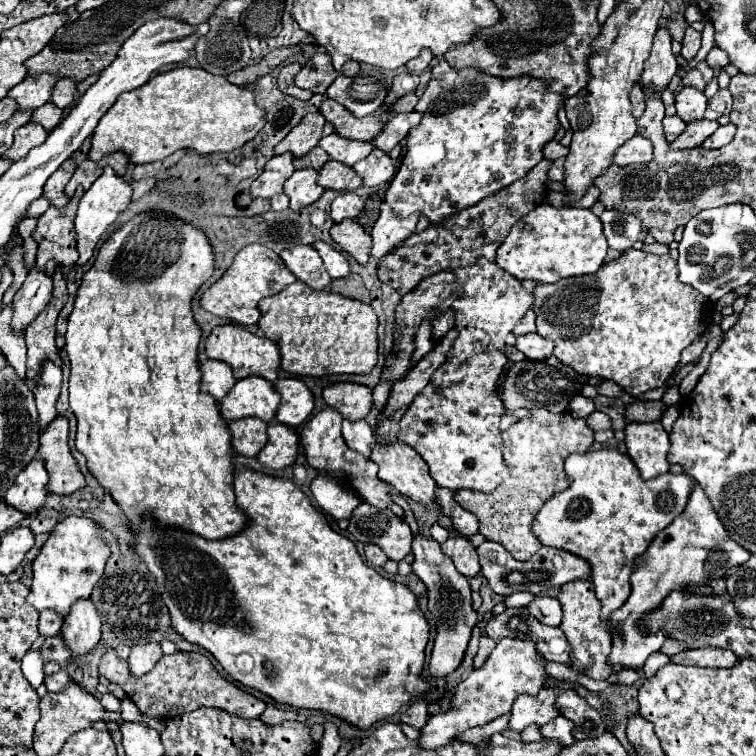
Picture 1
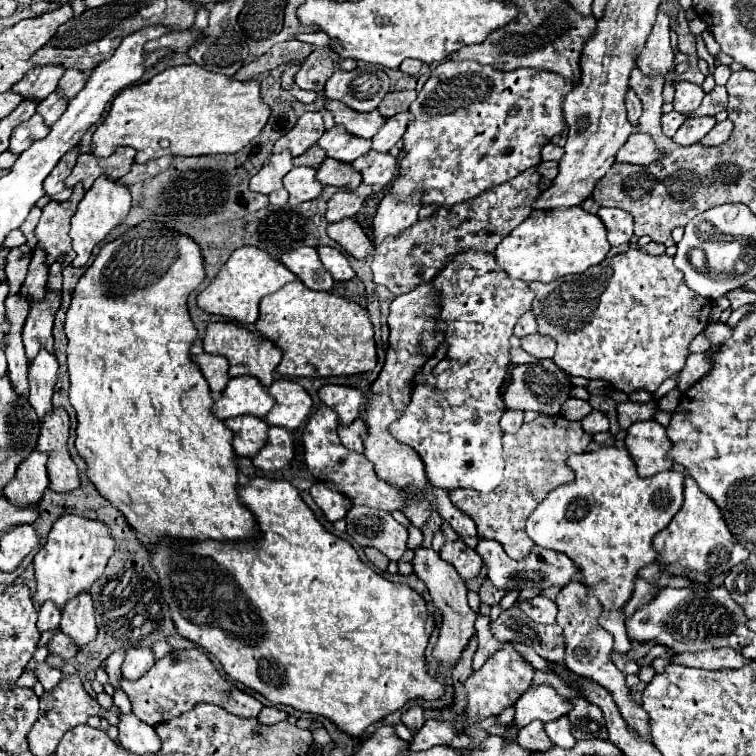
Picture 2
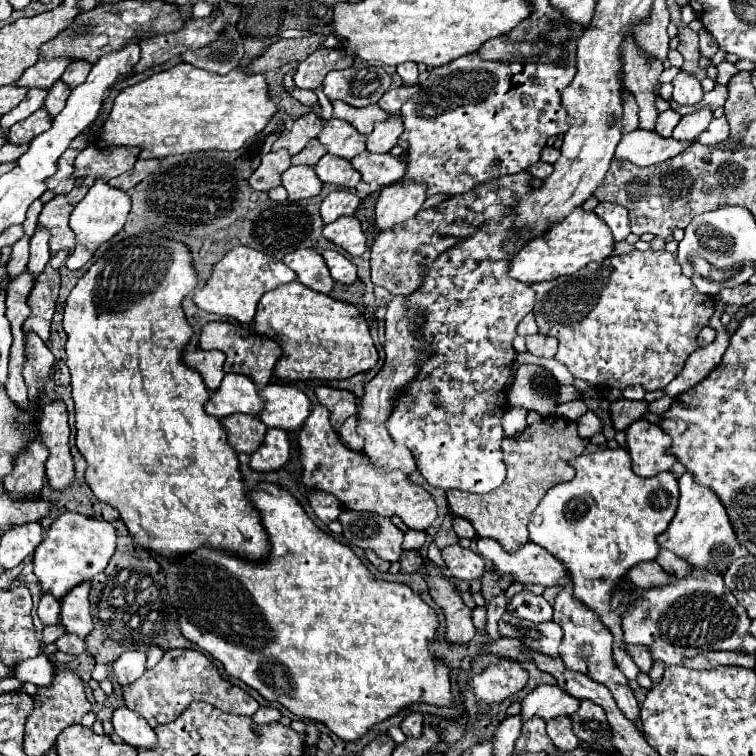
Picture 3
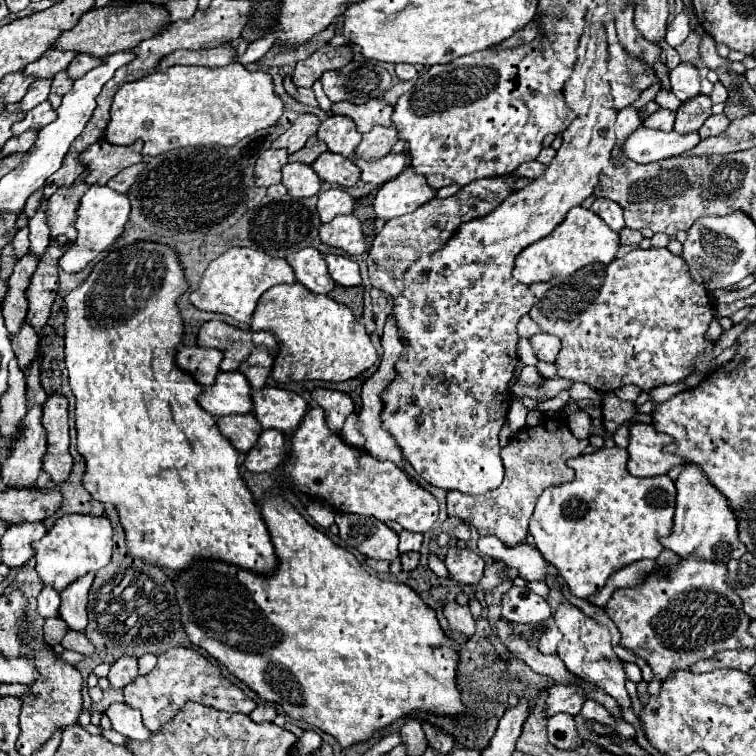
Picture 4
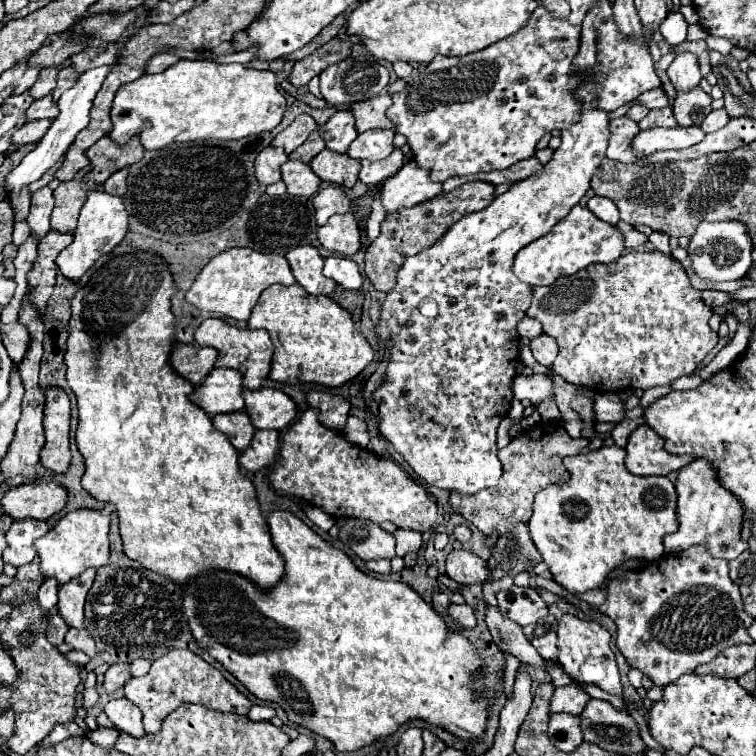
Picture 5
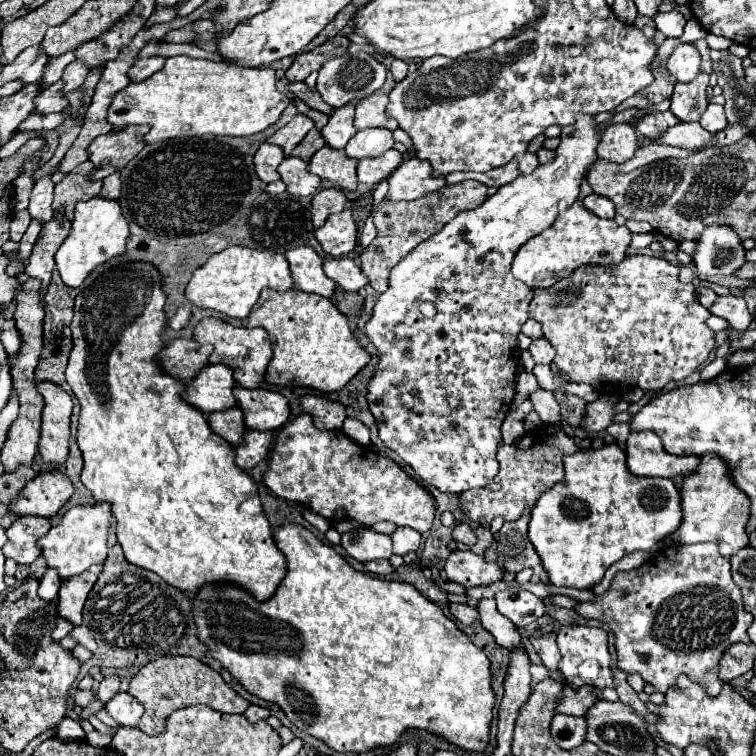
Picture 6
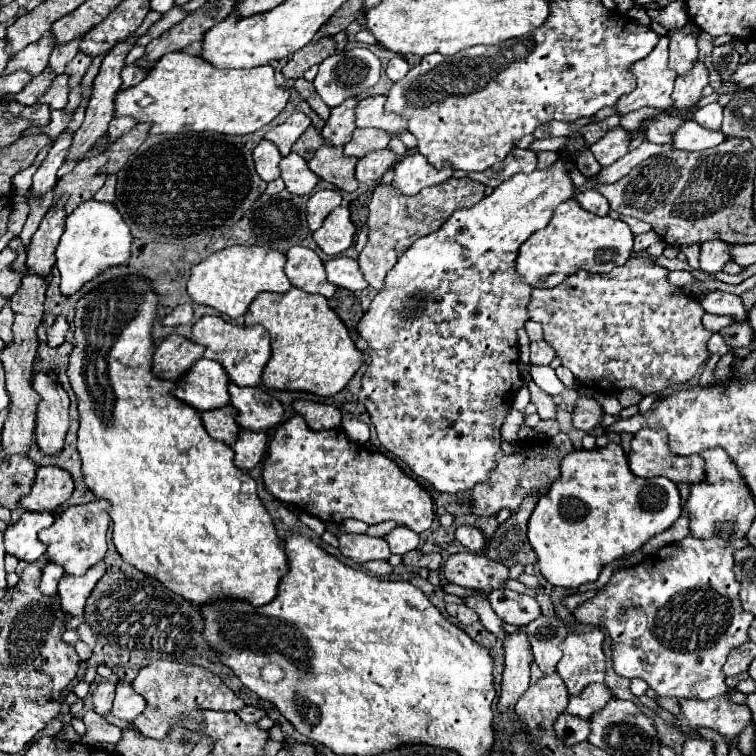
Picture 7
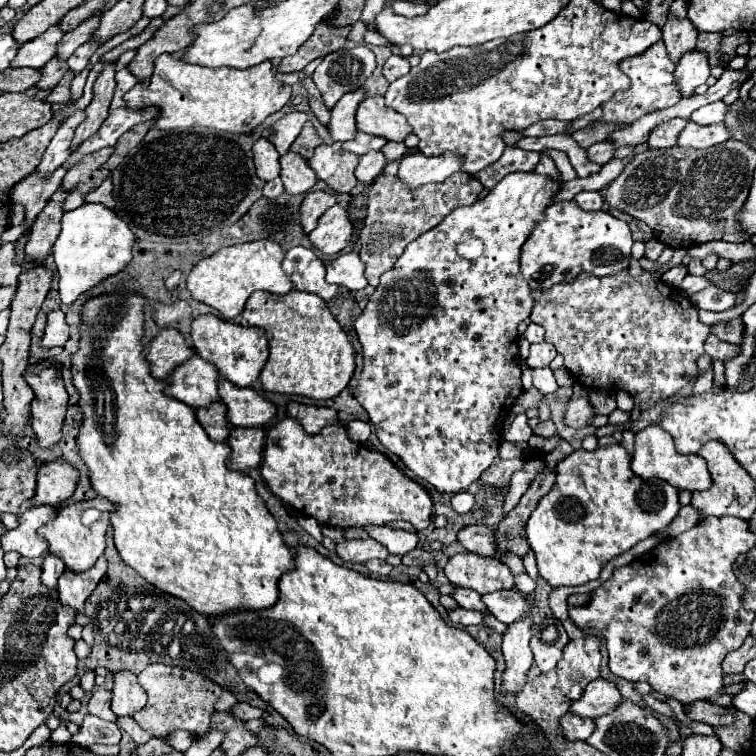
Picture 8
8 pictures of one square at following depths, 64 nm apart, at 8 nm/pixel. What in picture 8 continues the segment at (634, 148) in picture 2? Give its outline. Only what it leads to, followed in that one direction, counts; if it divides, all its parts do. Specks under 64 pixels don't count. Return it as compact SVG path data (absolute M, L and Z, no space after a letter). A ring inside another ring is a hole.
M688 122L688 126L680 134L678 146L686 146L686 148L710 148L710 146L726 142L730 138L732 138L732 132L730 132L730 128L724 122L708 124L708 126L700 126L696 122Z

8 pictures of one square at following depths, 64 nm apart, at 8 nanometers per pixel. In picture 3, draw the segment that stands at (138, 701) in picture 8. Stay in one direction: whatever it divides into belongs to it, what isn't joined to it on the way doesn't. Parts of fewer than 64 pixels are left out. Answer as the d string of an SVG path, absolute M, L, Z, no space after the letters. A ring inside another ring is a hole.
M120 706L114 710L112 714L112 724L114 724L114 732L130 746L134 748L152 748L152 744L156 744L156 734L154 730L146 724L146 720L128 710L126 706Z

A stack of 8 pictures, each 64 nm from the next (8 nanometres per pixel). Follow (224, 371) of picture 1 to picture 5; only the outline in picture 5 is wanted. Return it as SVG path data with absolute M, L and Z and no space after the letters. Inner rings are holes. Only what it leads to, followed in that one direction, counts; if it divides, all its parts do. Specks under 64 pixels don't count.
M176 342L168 362L176 374L184 376L184 380L198 386L204 380L204 376L208 376L208 372L214 368L214 360L216 348L212 346Z

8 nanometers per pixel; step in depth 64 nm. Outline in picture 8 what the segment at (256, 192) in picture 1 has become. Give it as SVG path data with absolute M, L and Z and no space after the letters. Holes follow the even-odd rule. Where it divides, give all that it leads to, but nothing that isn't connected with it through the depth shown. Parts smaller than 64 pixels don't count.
M258 138L254 148L254 164L256 164L256 174L260 180L268 182L274 180L280 174L280 154L276 152L276 148L266 140L266 138Z

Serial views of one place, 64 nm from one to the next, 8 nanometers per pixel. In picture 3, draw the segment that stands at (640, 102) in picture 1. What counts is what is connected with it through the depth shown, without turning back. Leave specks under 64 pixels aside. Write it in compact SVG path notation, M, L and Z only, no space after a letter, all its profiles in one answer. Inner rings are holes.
M630 94L624 102L624 116L622 116L622 132L628 134L632 130L638 128L638 104L634 100L634 96Z

